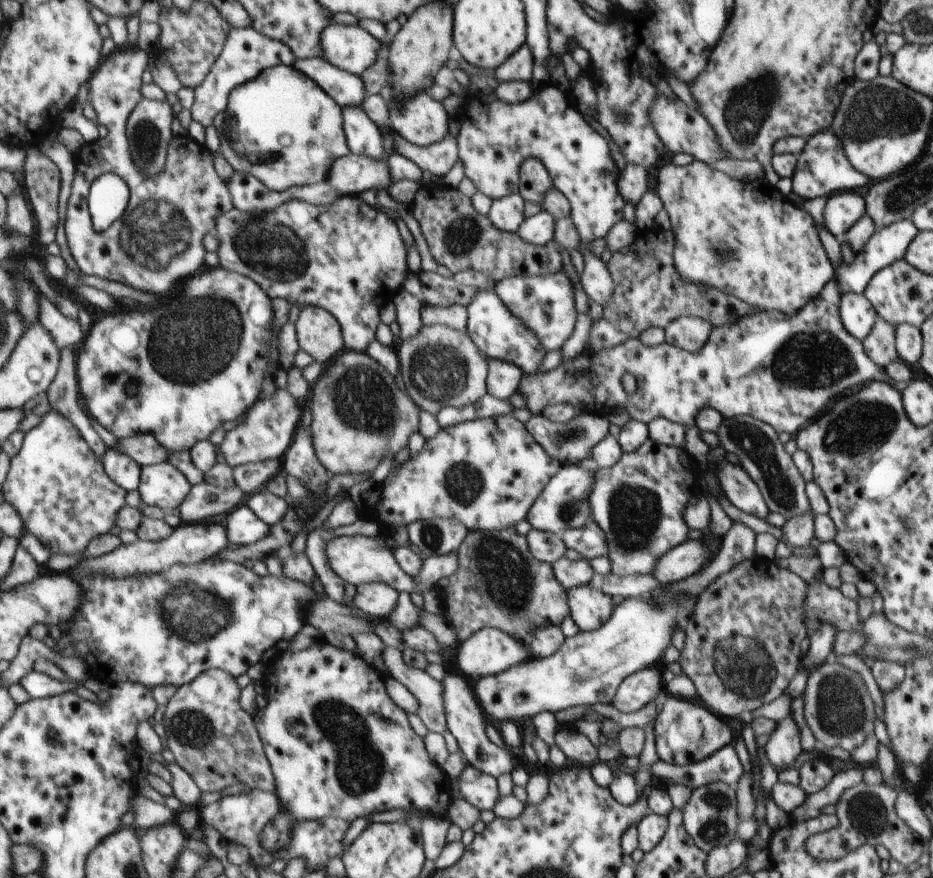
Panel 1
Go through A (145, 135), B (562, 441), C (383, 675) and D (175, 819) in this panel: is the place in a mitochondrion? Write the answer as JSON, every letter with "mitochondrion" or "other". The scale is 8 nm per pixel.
{"A":"mitochondrion","B":"mitochondrion","C":"other","D":"other"}

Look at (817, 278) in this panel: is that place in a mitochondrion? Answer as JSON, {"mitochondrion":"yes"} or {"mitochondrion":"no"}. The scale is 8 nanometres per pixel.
{"mitochondrion":"no"}

